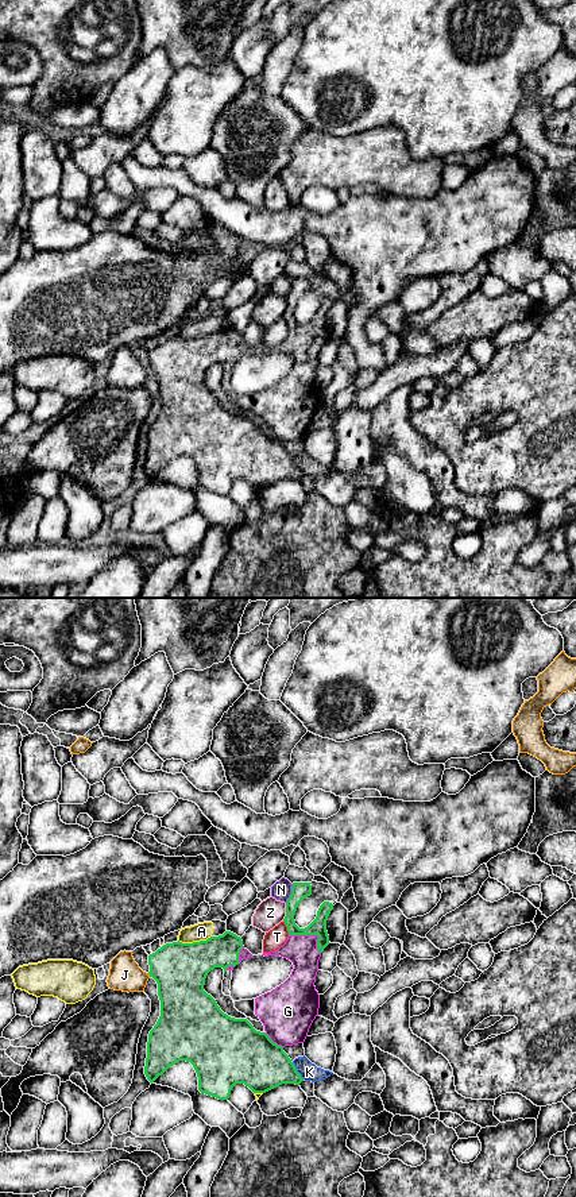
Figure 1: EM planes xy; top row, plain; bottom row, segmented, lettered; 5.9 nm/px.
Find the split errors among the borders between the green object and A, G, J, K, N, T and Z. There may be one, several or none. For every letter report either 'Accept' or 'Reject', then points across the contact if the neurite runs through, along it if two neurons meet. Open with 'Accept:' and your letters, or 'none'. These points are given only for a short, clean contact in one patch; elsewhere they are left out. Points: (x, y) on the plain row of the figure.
Accept: G
A: Reject
G: Accept
J: Reject
K: Reject
N: Reject
T: Reject
Z: Reject

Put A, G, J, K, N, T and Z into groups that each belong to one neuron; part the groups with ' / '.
A / G / J / K / N / T / Z

